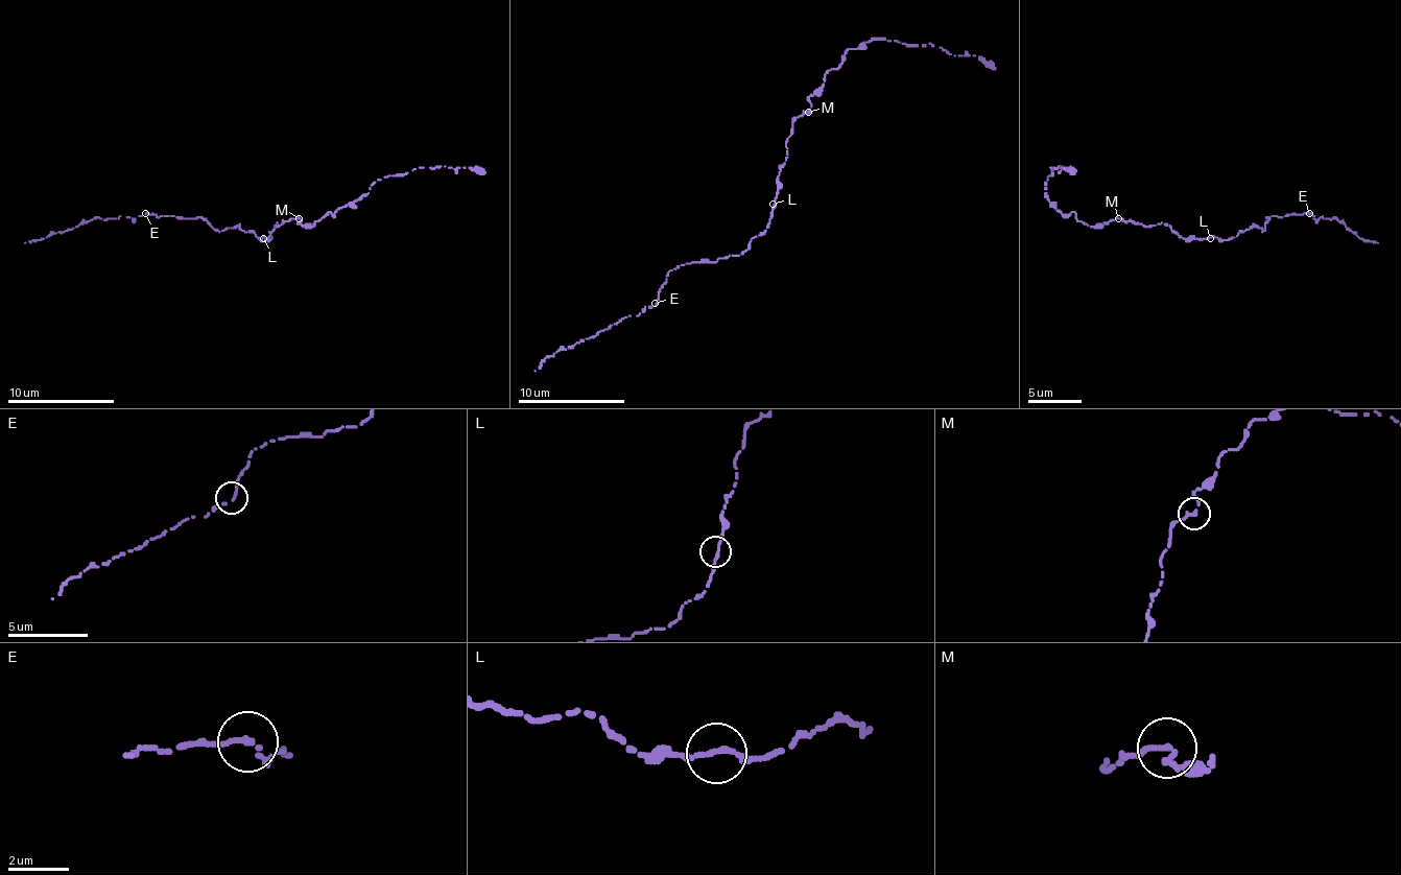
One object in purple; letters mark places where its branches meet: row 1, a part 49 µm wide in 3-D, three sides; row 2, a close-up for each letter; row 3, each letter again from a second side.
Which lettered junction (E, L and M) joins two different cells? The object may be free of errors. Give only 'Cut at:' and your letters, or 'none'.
Cut at: none

